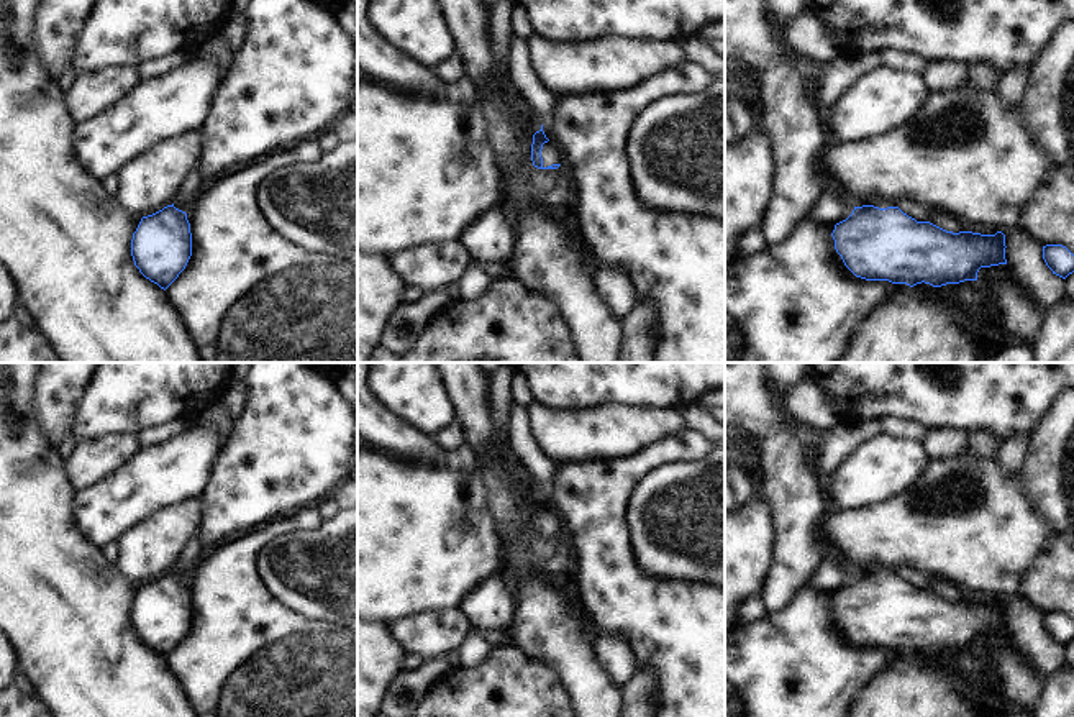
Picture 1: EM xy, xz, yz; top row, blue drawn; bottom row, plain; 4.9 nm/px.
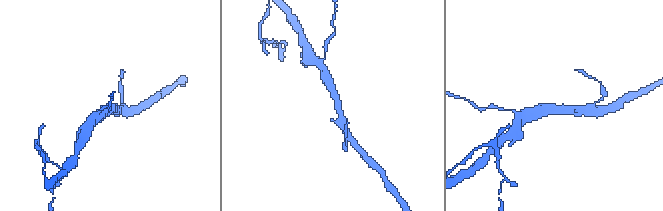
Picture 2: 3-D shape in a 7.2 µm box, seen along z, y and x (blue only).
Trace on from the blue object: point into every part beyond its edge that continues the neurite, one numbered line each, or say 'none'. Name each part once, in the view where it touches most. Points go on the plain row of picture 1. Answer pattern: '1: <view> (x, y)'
1: xz (550, 520)

